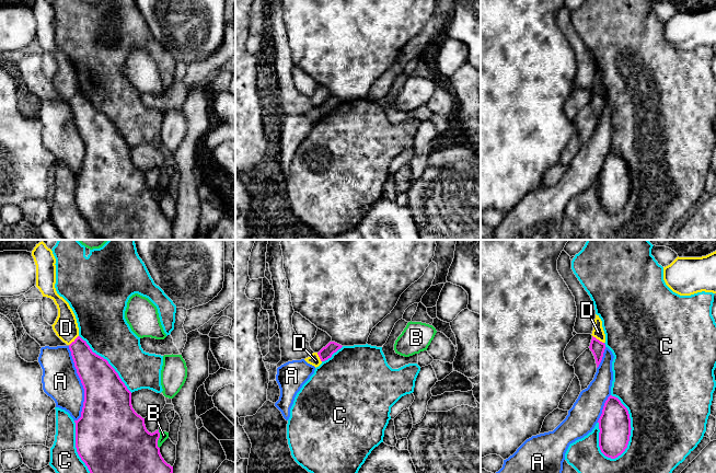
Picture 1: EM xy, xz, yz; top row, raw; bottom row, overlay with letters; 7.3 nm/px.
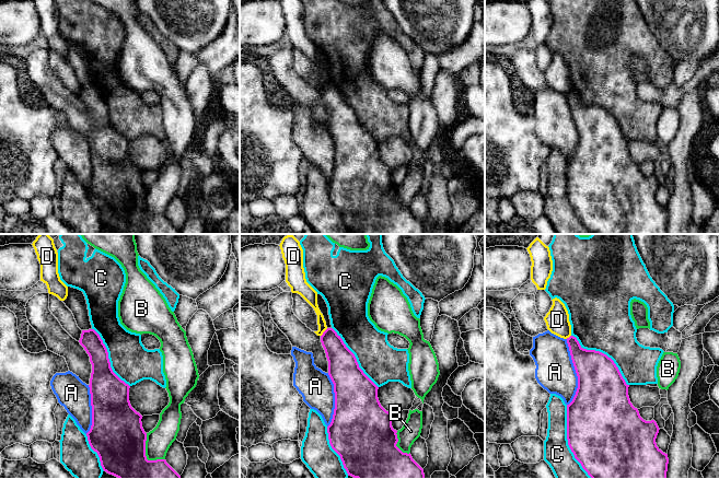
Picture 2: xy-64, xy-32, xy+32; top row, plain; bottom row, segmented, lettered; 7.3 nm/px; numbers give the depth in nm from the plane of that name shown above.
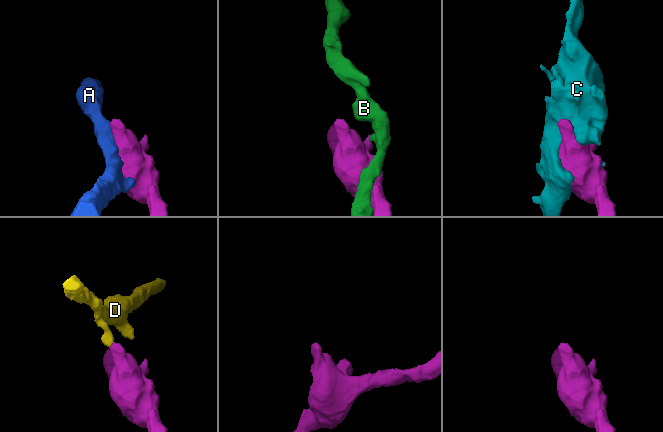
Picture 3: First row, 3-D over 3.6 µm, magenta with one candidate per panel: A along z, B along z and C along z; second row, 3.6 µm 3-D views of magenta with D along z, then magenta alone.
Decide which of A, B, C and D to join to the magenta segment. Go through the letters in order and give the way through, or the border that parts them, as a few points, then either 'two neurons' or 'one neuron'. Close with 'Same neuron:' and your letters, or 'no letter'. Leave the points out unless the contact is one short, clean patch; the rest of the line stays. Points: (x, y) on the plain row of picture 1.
A: two neurons
B: two neurons
C: two neurons
D: border along yz (592, 90), (603, 97); two neurons
Same neuron: no letter

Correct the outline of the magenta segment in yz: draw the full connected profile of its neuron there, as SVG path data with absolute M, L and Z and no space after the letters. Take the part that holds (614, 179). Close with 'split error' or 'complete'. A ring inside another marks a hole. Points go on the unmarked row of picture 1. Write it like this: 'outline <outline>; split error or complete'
outline M610 150L604 158L599 177L599 201L611 214L621 210L627 203L631 191L631 173L621 155Z; complete

